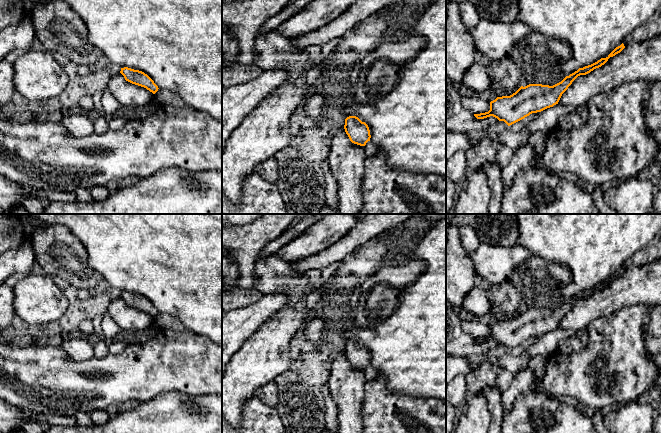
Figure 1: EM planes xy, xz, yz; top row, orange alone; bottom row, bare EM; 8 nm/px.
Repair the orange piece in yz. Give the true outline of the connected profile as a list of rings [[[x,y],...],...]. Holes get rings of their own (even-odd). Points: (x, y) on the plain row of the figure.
[[[622,267],[606,282],[601,282],[591,289],[579,292],[553,310],[542,308],[529,308],[525,311],[521,310],[512,319],[497,321],[495,324],[491,325],[490,334],[488,336],[474,338],[474,340],[477,343],[493,340],[510,350],[532,337],[541,336],[547,332],[553,331],[558,328],[562,318],[578,300],[586,299],[594,293],[601,291],[610,281],[620,277],[624,272],[625,270]]]

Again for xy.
[[[124,291],[121,292],[120,297],[124,300],[126,305],[144,311],[153,318],[155,318],[159,313],[154,305],[142,295]]]

